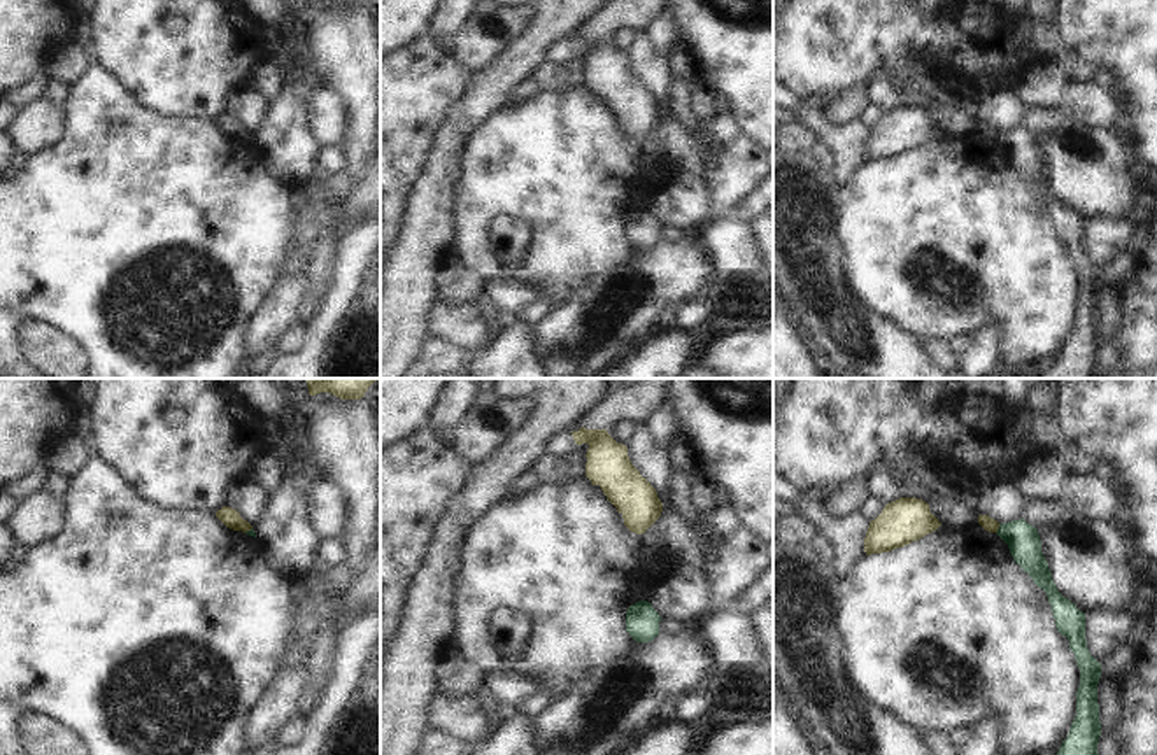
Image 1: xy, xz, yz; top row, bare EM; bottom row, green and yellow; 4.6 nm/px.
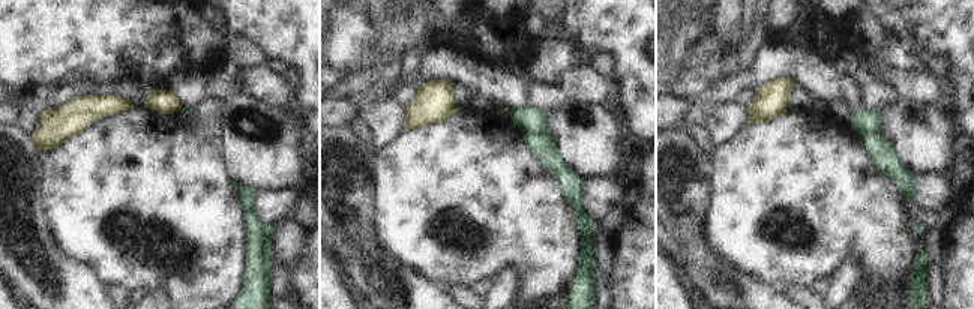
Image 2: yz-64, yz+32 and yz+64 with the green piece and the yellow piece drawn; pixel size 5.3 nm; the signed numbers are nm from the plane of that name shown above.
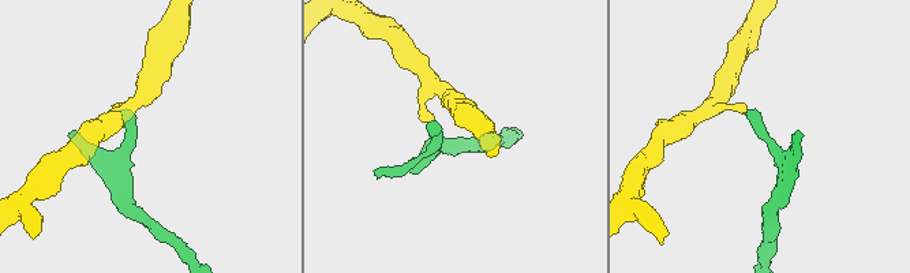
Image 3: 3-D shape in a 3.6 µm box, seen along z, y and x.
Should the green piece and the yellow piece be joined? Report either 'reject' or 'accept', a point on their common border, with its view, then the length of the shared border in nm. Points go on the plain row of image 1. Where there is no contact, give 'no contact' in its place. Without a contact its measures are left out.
reject; meets green in yz at (998, 137); contact 50 nm long

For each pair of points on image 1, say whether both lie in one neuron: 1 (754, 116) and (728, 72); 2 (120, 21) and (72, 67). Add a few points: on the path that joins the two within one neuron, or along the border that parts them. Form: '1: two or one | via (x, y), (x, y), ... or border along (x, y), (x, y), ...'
1: one | via (754, 105), (754, 98), (738, 83)
2: two | border along (90, 48), (97, 63)

